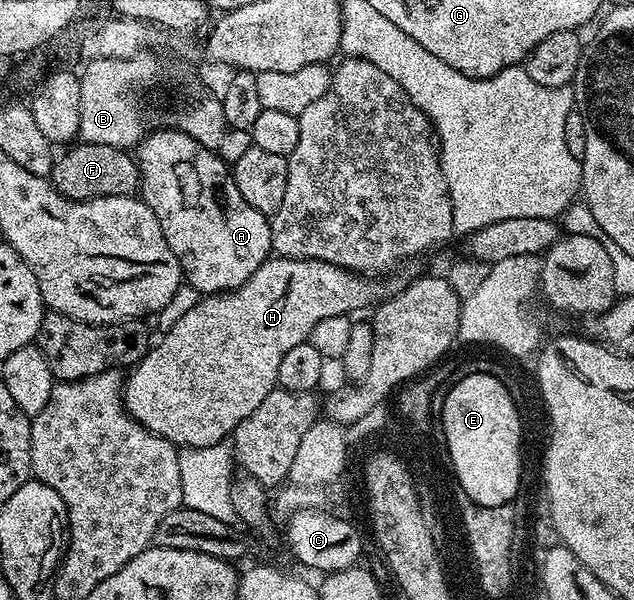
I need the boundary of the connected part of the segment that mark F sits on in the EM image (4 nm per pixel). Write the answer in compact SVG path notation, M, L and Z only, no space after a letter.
M76 143L61 153L64 154L61 157L59 154L53 160L50 180L58 193L72 201L89 201L95 197L130 197L140 188L140 166L127 149L99 146L98 143Z

